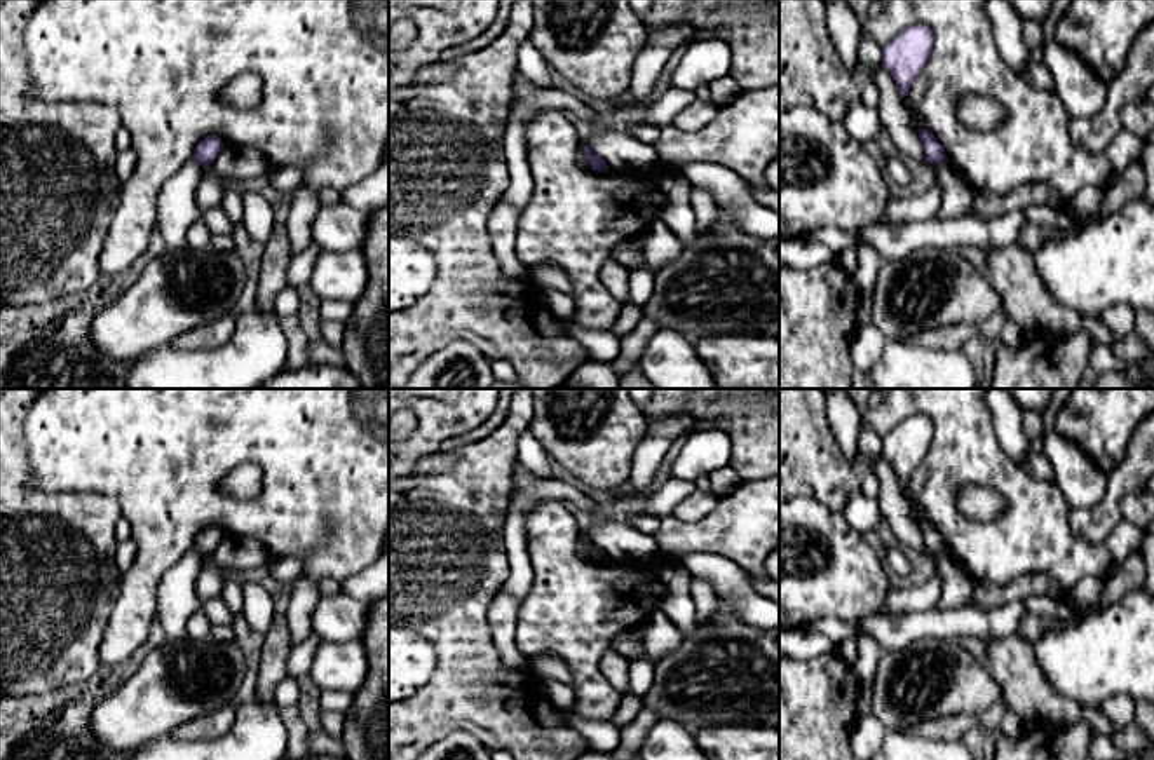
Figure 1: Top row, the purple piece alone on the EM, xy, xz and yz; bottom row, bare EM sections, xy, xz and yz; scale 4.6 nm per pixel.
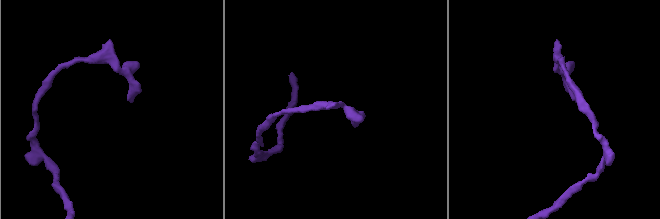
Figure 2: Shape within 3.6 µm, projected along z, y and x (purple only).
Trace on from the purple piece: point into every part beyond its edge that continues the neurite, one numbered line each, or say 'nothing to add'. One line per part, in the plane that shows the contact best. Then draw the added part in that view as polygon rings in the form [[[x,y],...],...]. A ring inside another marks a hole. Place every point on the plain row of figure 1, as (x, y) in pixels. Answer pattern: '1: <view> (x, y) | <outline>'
nothing to add

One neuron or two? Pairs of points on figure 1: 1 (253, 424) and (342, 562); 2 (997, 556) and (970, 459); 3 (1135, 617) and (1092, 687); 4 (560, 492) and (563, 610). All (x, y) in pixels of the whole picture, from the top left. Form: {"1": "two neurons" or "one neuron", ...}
{"1": "one neuron", "2": "one neuron", "3": "one neuron", "4": "two neurons"}

